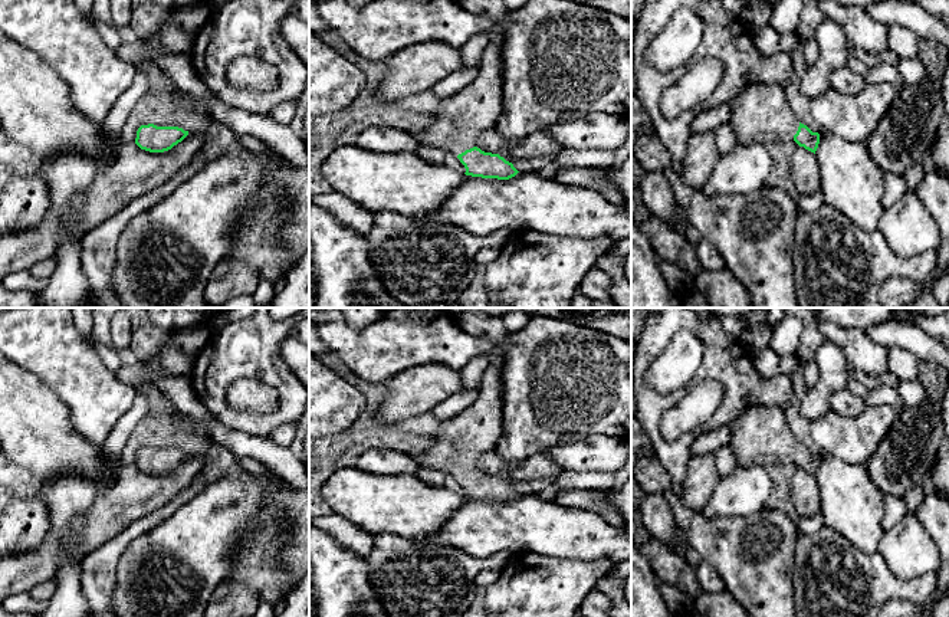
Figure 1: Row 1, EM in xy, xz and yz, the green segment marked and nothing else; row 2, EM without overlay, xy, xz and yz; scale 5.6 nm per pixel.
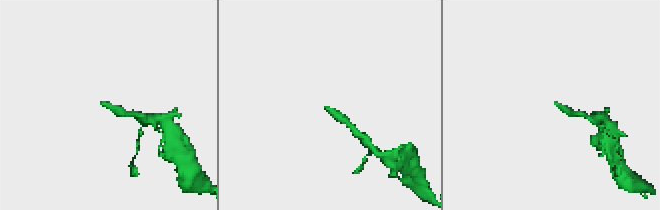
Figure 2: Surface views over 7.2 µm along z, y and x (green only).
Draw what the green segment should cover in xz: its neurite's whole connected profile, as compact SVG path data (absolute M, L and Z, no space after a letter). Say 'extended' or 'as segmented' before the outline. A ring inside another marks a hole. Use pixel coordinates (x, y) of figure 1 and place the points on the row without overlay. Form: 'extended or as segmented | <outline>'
extended | M495 355L489 360L489 365L479 384L477 400L460 414L440 423L436 433L431 434L431 442L423 456L417 460L420 469L431 469L454 476L466 490L466 498L482 501L509 502L519 493L512 485L506 483L499 476L485 475L474 467L476 460L496 449L502 436L502 385L500 371L502 358Z

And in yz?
extended | M775 406L748 407L733 421L728 446L743 467L795 463L815 476L820 466L820 456L795 440L785 410Z

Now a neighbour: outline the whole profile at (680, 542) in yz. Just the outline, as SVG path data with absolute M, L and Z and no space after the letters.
M679 526L676 531L673 545L676 548L674 551L680 554L683 554L687 548L690 548L687 532L682 526Z

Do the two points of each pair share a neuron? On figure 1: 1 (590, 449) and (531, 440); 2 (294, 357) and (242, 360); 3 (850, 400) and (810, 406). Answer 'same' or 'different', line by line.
1: different
2: different
3: different

